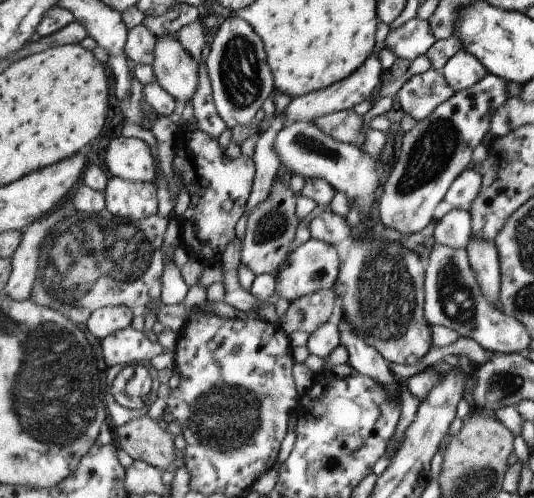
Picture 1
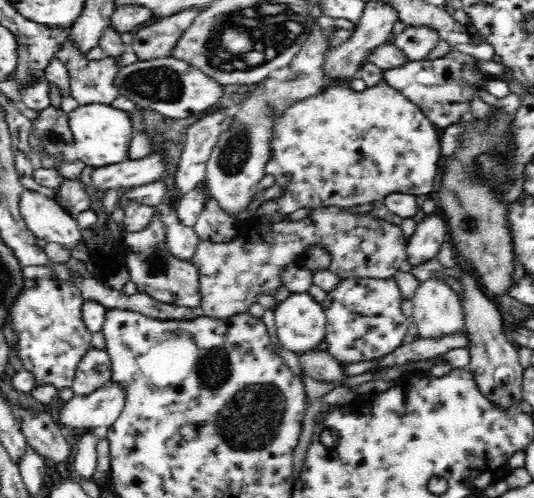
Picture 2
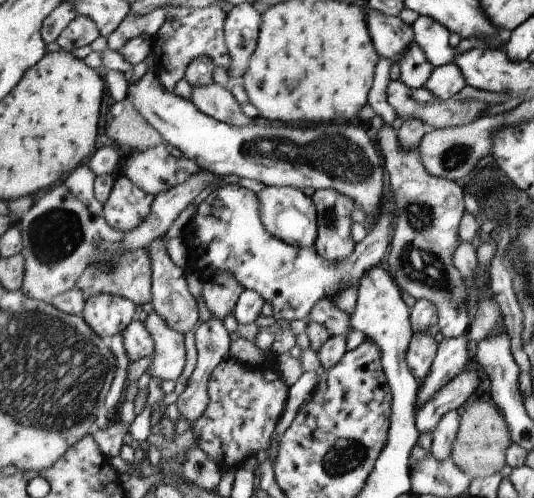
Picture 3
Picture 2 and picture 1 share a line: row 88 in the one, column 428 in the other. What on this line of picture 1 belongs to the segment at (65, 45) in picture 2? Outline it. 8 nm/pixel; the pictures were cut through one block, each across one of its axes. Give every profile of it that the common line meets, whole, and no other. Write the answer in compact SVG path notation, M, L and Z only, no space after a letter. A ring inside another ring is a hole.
M430 69L411 77L396 95L398 107L417 121L425 120L436 112L456 92L442 71Z

